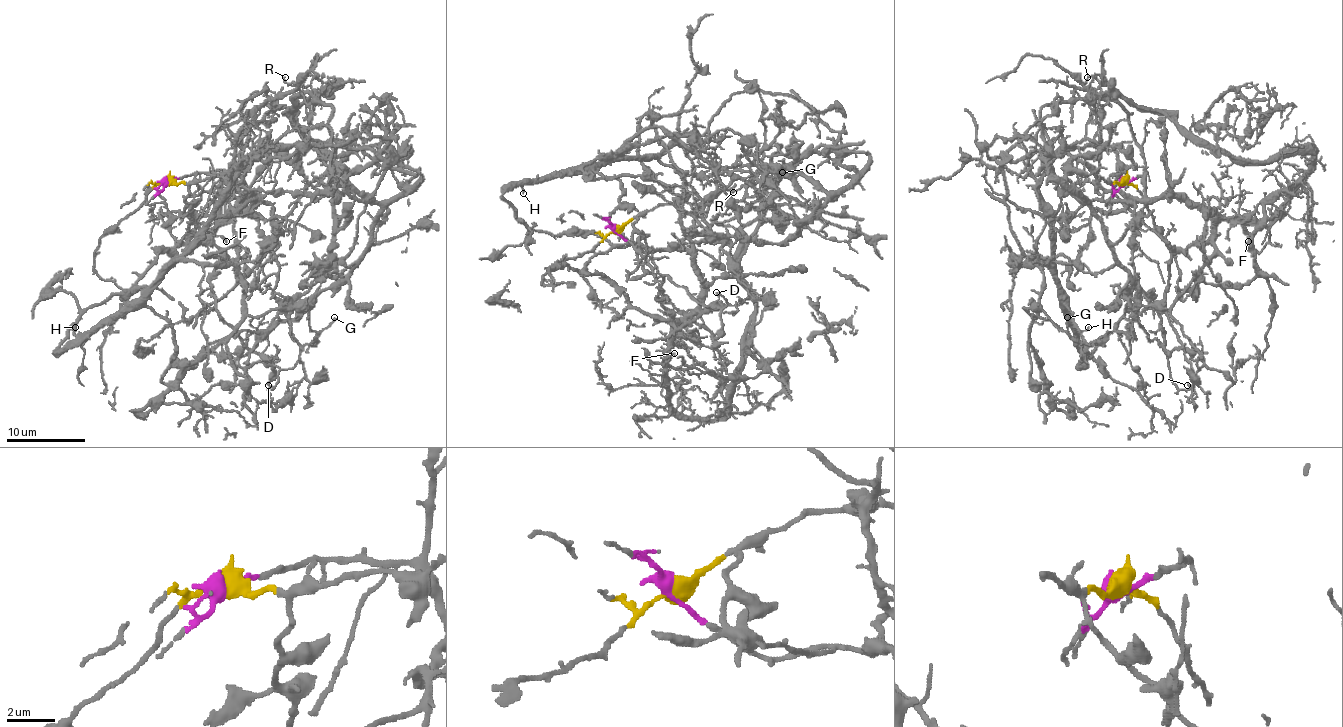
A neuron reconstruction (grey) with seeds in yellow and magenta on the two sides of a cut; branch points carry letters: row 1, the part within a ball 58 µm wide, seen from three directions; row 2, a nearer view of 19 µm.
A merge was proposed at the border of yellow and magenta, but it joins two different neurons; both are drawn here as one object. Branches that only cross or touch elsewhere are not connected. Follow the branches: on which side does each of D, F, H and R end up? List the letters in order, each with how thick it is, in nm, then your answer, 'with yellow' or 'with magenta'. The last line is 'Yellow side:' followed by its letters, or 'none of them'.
D: calibre 140 nm; with magenta
F: calibre 170 nm; with magenta
H: calibre 120 nm; with yellow
R: calibre 120 nm; with magenta
Yellow side: H

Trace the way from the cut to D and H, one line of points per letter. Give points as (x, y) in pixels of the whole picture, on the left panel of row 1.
D: (167, 182), (227, 172), (254, 198), (213, 234), (223, 259), (211, 293), (276, 366), (268, 384)
H: (167, 182), (238, 174), (266, 147), (282, 147), (248, 162), (205, 232), (135, 301), (88, 331), (74, 327)

